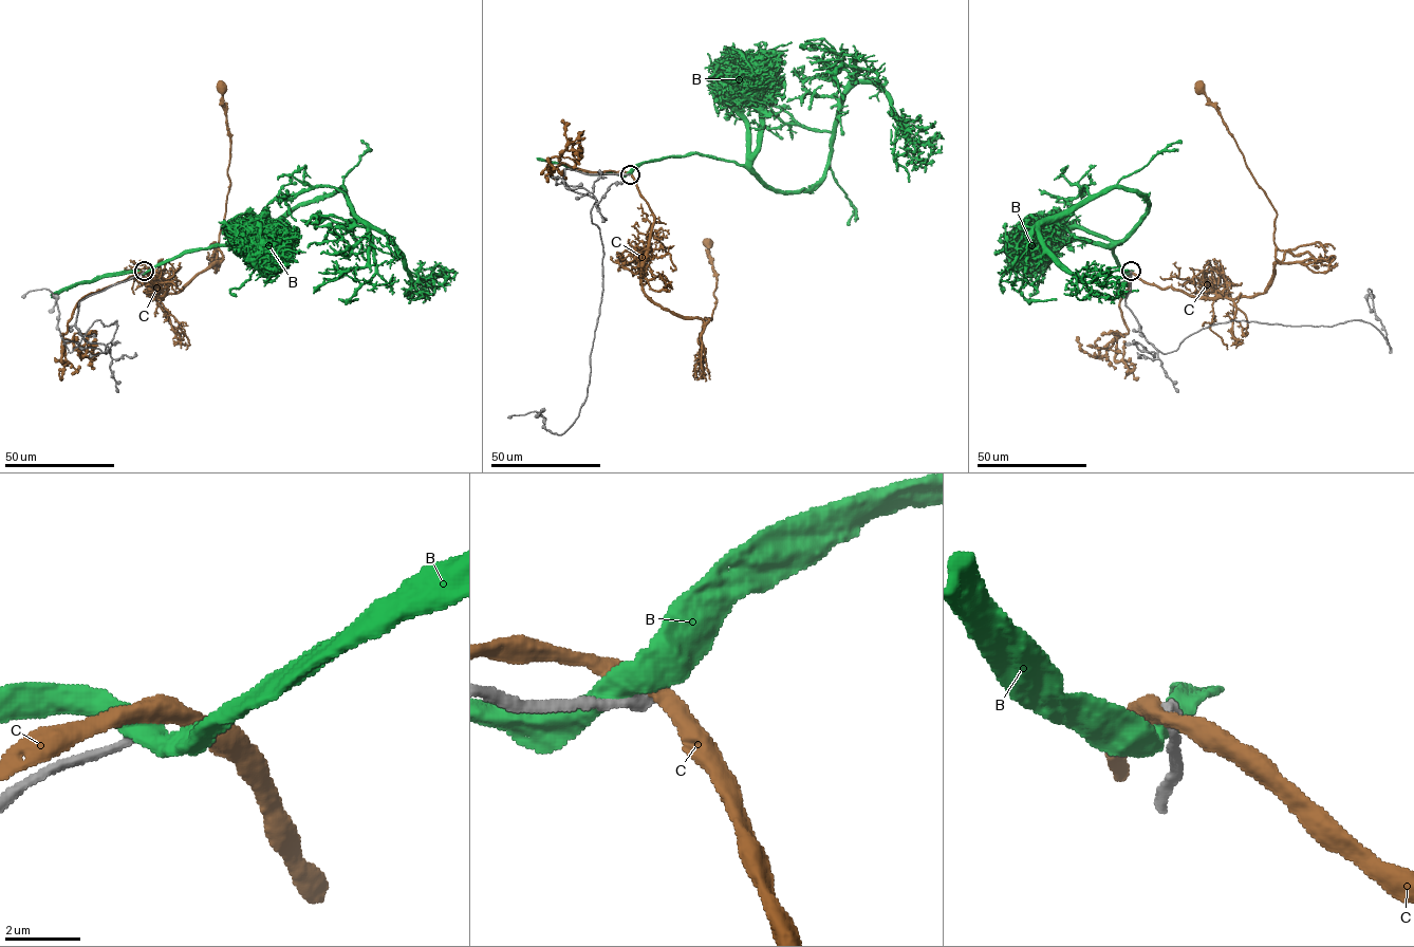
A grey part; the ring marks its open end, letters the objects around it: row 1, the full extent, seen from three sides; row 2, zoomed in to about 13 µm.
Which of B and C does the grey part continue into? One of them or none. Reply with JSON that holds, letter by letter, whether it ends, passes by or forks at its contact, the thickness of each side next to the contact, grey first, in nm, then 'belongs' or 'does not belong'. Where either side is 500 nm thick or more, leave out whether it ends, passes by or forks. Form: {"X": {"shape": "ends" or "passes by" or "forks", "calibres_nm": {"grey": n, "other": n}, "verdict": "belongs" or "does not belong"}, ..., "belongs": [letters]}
{"B": {"calibres_nm": {"grey": 460, "other": 600}, "verdict": "does not belong"}, "C": {"shape": "passes by", "calibres_nm": {"grey": 420, "other": 480}, "verdict": "does not belong"}, "belongs": []}

